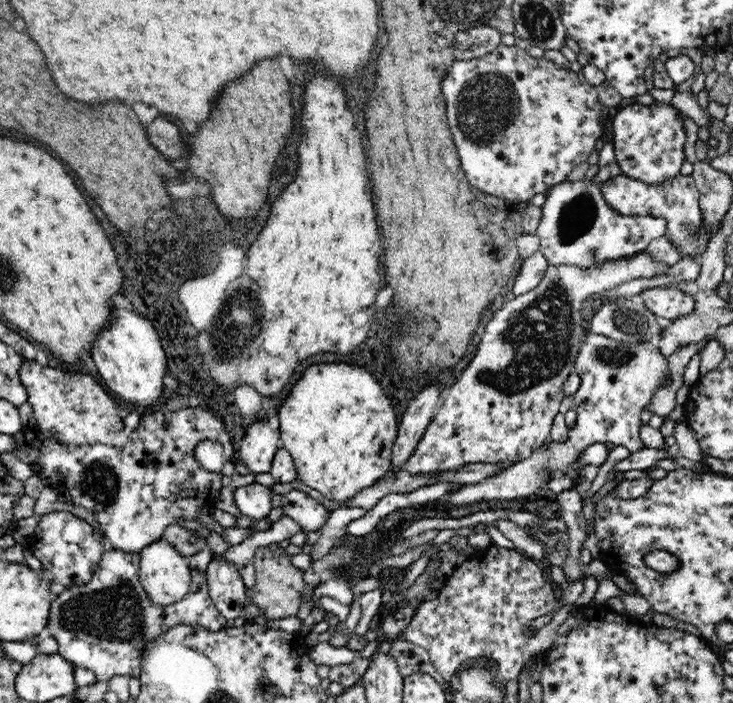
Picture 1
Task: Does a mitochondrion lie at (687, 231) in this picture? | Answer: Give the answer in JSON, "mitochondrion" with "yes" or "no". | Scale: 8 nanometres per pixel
{"mitochondrion":"yes"}

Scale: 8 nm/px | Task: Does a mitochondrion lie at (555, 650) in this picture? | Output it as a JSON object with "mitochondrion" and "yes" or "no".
{"mitochondrion":"no"}

